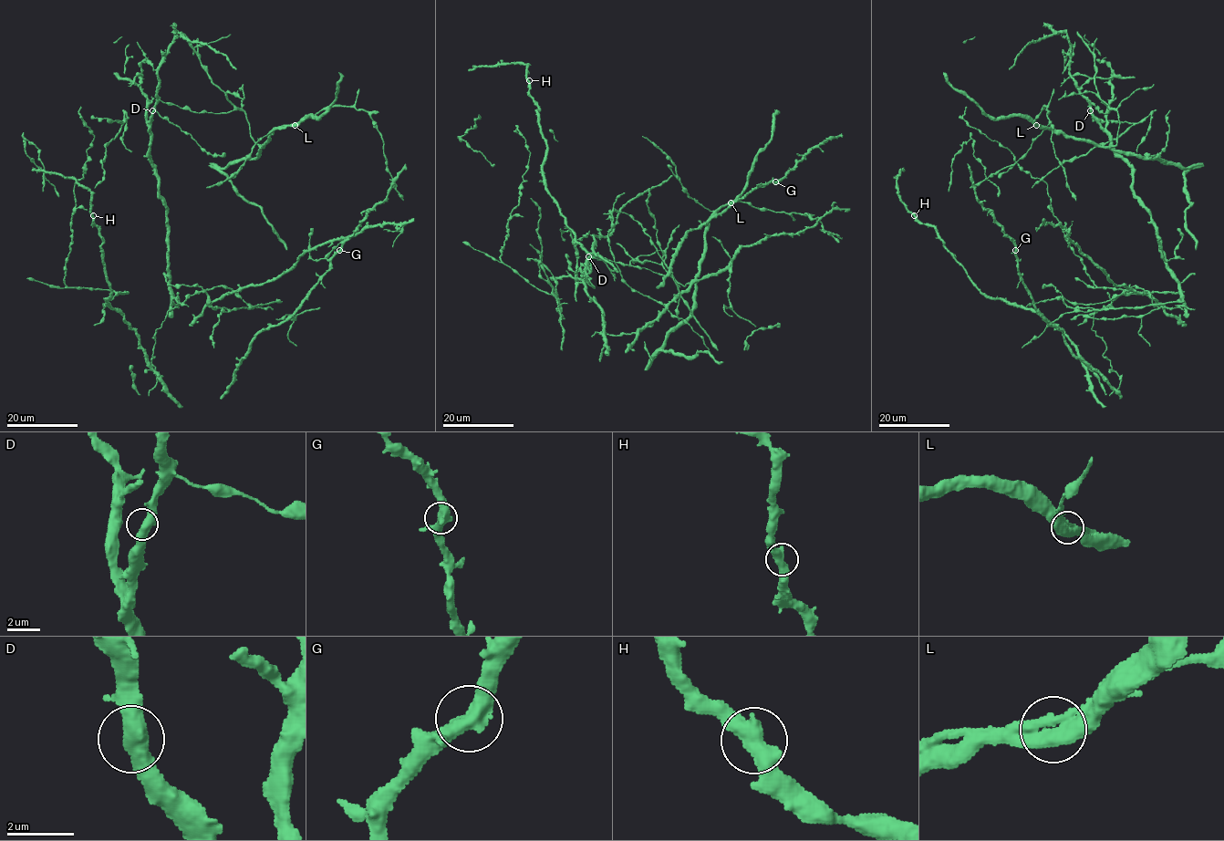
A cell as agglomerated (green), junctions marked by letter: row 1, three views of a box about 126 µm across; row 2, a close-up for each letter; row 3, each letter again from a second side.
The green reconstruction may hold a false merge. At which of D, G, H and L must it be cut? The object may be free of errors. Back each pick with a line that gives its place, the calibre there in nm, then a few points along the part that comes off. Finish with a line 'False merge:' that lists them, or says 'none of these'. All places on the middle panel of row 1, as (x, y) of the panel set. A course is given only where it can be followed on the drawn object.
False merge: none of these

